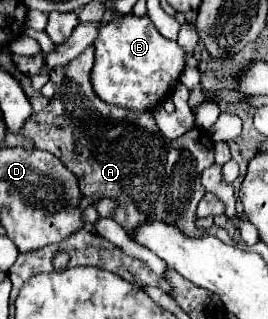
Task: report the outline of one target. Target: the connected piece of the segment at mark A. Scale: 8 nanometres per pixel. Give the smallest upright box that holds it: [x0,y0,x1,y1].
[23,47,237,245]

